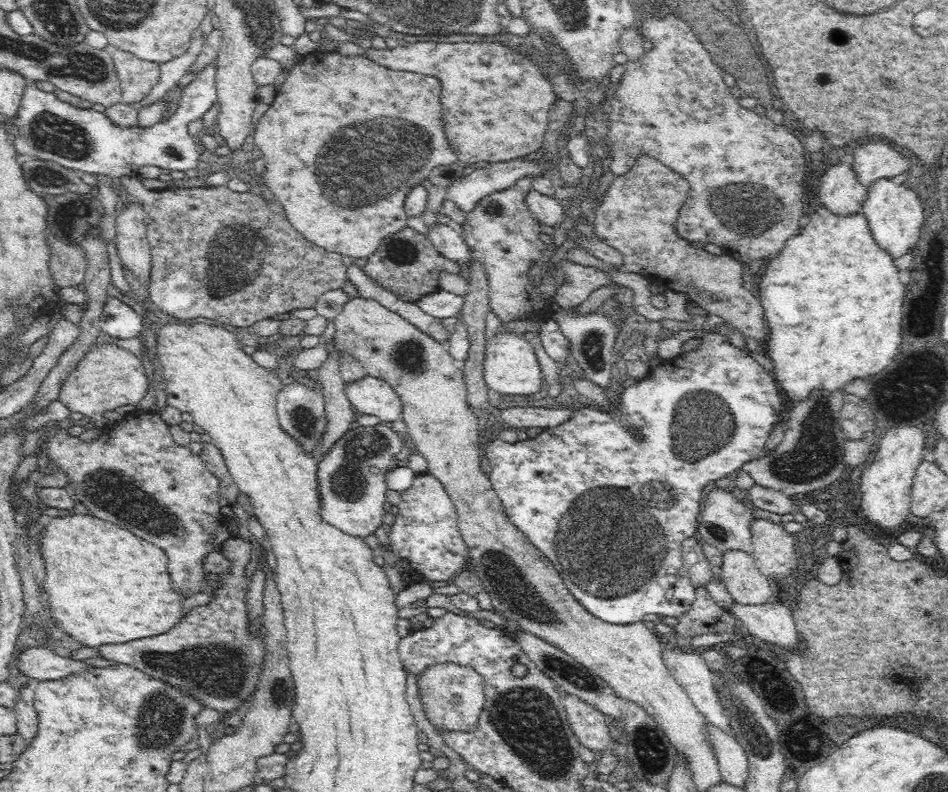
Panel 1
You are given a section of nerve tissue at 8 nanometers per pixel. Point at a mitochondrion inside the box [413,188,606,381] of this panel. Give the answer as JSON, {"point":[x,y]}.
{"point":[594,343]}

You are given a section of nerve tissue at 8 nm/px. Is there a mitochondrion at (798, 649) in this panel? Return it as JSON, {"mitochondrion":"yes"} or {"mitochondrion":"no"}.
{"mitochondrion":"no"}

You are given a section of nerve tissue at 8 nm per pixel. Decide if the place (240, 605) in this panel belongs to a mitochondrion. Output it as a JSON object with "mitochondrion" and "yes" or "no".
{"mitochondrion":"no"}

